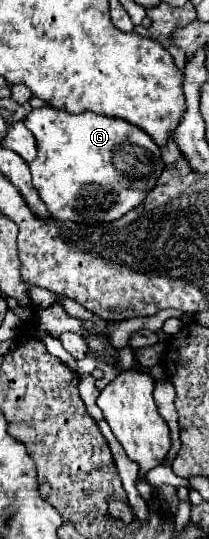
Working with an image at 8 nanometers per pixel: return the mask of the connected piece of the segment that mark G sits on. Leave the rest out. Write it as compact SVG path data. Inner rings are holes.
M42 106L34 108L24 124L38 142L38 156L30 164L32 184L48 212L62 222L100 224L122 218L144 200L164 170L156 142L122 118L94 112L68 114Z

